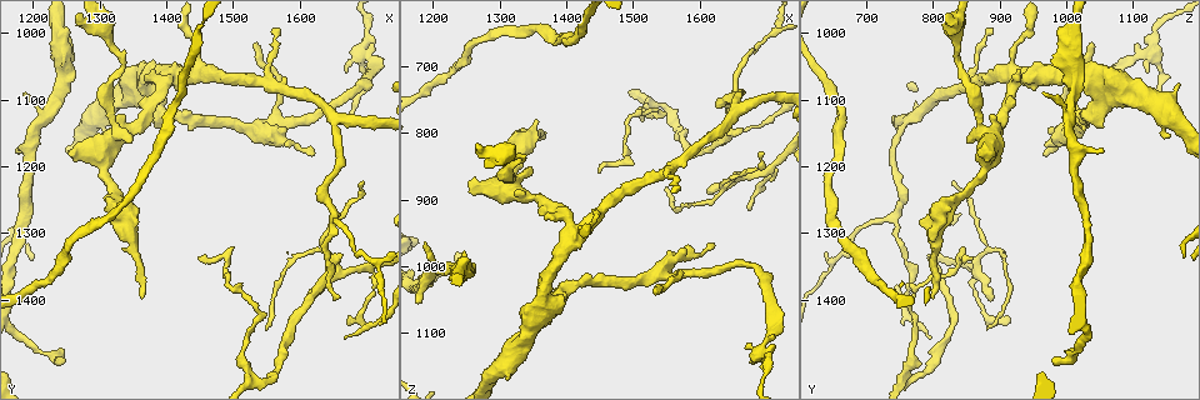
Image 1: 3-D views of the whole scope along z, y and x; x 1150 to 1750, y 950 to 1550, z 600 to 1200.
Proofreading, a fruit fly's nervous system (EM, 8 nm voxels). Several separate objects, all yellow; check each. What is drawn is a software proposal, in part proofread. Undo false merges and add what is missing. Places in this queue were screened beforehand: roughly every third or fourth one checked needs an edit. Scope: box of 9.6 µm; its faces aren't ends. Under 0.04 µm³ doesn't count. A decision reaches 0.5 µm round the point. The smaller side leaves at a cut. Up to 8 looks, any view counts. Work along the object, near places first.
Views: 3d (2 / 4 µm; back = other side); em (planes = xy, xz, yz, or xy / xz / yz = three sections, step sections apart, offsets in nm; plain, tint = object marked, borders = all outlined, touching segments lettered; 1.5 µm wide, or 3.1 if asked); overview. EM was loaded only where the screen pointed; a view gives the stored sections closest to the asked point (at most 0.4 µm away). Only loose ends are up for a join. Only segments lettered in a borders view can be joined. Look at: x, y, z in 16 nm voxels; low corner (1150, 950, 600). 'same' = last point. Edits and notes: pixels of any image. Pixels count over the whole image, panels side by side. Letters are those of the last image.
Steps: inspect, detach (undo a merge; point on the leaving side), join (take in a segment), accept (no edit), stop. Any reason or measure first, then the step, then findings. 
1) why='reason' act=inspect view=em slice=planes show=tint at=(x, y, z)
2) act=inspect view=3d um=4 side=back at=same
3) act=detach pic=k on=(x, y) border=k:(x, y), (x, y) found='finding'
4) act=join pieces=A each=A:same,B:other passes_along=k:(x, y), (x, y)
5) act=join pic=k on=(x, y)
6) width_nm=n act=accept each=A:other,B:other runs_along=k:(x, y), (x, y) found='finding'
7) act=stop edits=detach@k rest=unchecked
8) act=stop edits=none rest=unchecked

act=inspect view=3d um=4 at=(1365, 1395, 800)

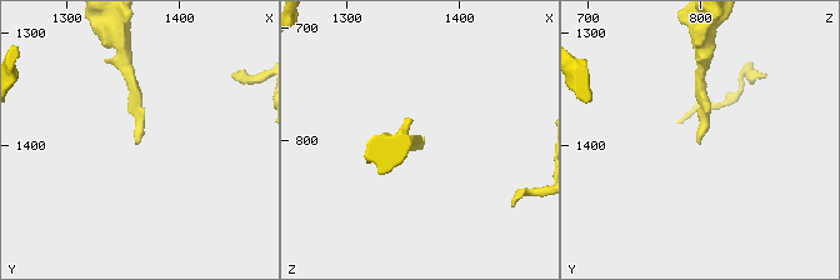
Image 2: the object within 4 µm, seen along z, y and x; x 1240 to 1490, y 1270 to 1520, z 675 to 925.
act=inspect view=em slice=yz step=8 show=borders at=(1362, 1400, 800)

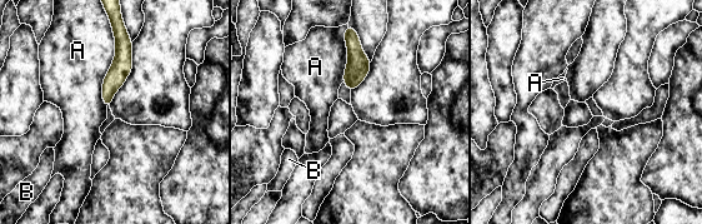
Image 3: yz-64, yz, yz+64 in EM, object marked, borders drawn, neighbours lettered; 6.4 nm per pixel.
act=accept each=A:other,B:other border=3:(111, 24), (106, 108) found='no lettered segment goes on from it'

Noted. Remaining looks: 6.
why='thick end' act=inspect view=3d um=2 at=(1315, 1070, 1170)

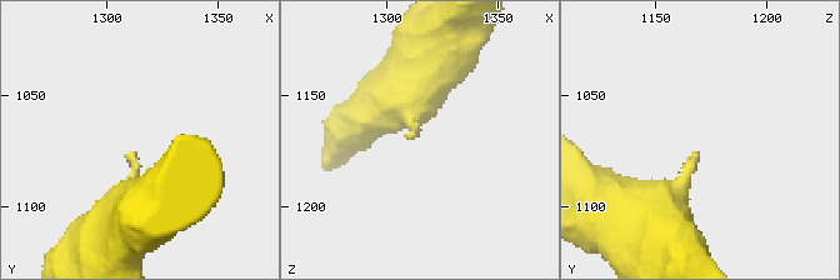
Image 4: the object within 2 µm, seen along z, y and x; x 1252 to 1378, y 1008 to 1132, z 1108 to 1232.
why='now the EM' act=inspect view=em slice=xy step=8 show=borders at=(1313, 1075, 1169)

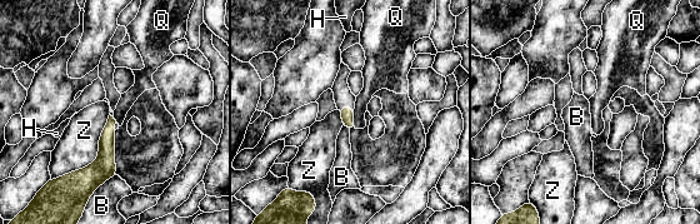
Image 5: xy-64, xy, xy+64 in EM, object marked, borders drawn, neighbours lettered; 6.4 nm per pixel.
why='cut it another way' act=inspect view=em slice=planes show=borders at=same

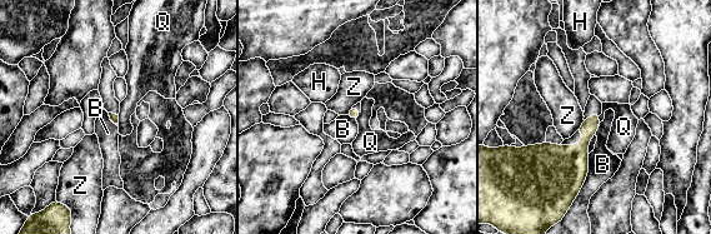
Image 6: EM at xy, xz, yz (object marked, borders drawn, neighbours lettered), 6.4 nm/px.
act=accept each=B:other,H:other,Q:other,Z:other border=6:(361, 111), (356, 120) found='no lettered segment goes on from it'

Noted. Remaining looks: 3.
why='branch stops here' act=inspect view=em slice=yz step=4 show=borders at=(1245, 1490, 980)

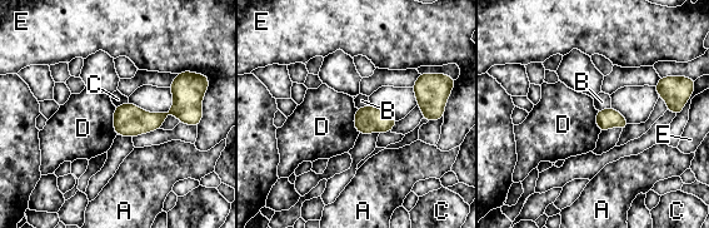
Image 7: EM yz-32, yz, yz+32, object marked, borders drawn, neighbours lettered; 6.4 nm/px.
why='cut it another way' act=inspect view=em slice=xy step=4 show=borders at=same

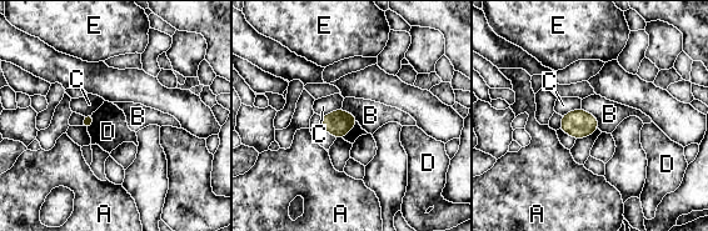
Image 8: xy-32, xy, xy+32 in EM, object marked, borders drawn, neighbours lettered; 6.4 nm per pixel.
act=accept each=A:other,B:other,C:other,D:other,E:other border=8:(93, 114), (93, 121), (88, 130) found='no lettered segment goes on from it'

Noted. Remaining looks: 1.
act=stop edits=none rest=unchecked

